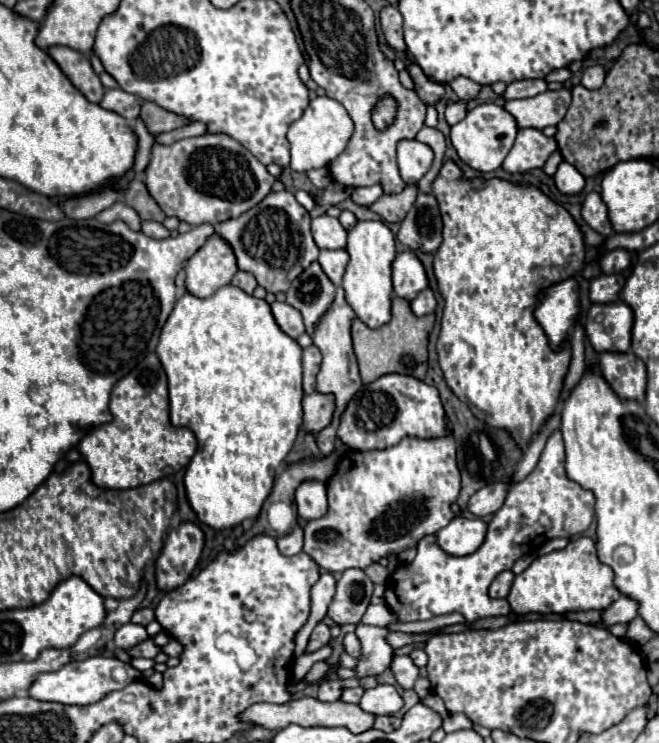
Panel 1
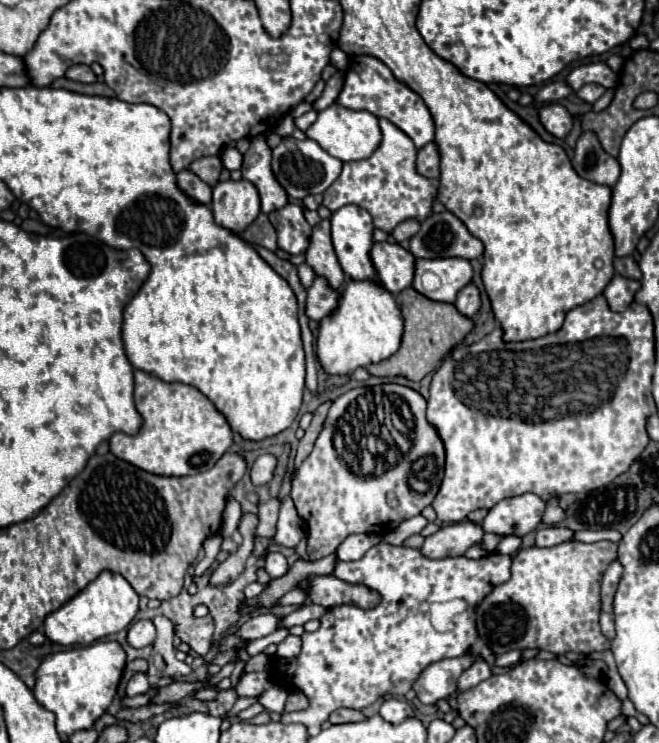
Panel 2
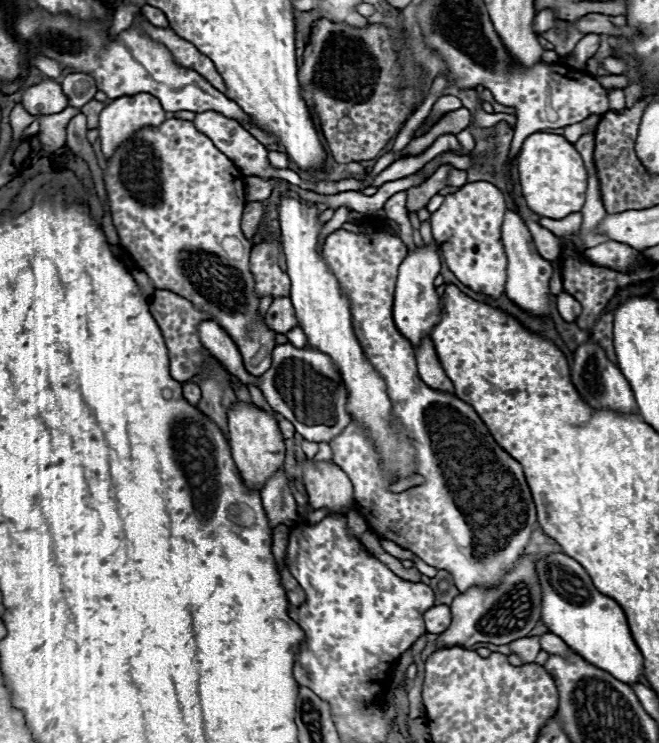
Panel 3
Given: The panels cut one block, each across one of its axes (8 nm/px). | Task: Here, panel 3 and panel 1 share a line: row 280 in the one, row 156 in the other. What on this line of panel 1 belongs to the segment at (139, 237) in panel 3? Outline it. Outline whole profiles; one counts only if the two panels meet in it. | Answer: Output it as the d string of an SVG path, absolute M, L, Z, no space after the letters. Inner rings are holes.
M208 134L198 138L184 138L174 142L172 146L152 146L152 160L146 168L146 186L152 198L160 204L166 216L176 216L192 226L200 224L220 224L230 218L238 218L246 210L254 208L266 194L272 190L274 176L266 170L262 162L258 162L250 150L246 150L240 142L226 134Z

